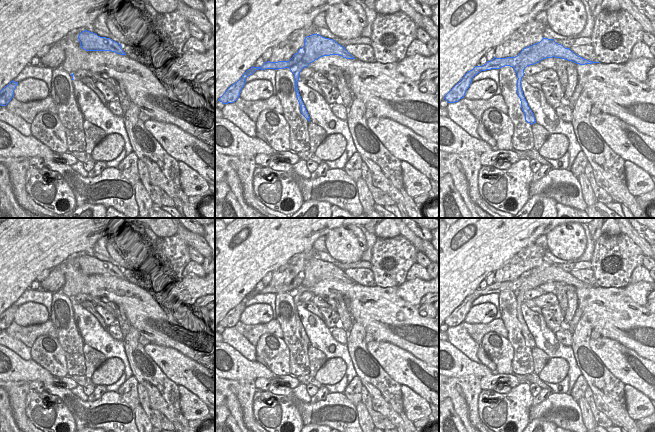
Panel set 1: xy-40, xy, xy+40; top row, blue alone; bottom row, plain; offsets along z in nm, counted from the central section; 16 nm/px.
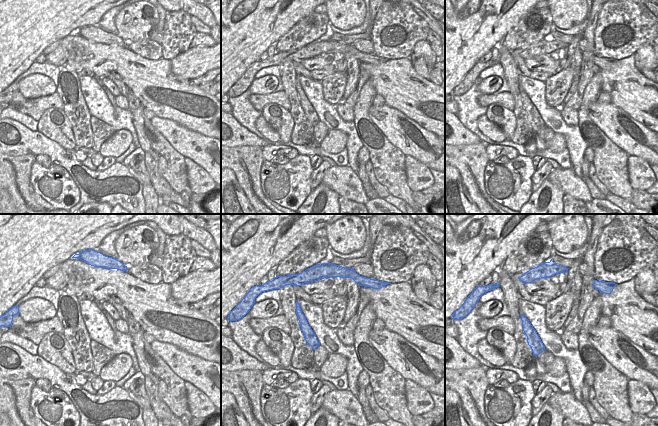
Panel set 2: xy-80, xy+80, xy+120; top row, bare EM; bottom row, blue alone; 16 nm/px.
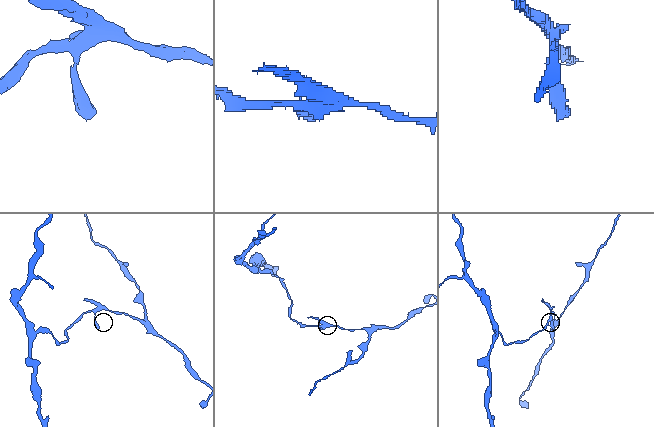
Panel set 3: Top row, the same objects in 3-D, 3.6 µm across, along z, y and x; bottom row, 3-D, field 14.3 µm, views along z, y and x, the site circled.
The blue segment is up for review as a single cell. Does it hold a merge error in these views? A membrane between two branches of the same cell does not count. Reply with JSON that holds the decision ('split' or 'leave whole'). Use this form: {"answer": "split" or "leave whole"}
{"answer": "split"}

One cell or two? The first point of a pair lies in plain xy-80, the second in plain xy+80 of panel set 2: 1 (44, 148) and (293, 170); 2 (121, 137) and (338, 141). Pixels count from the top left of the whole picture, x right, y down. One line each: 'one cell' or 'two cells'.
1: two cells
2: one cell

